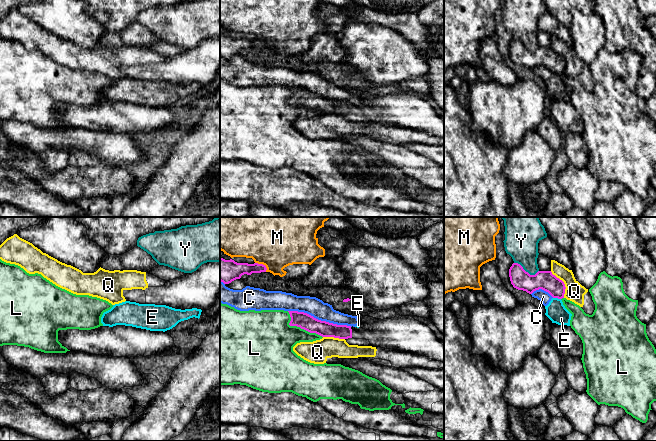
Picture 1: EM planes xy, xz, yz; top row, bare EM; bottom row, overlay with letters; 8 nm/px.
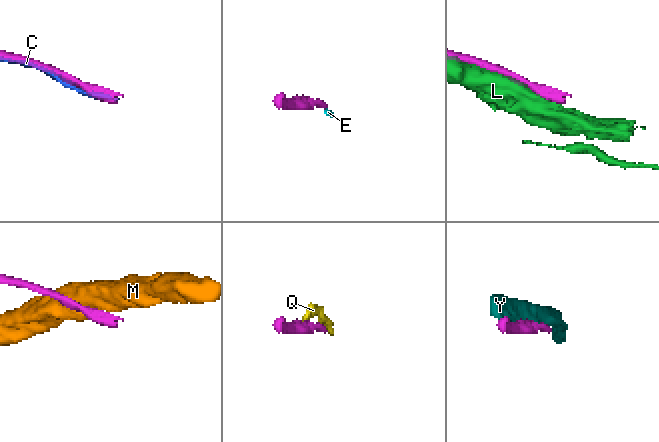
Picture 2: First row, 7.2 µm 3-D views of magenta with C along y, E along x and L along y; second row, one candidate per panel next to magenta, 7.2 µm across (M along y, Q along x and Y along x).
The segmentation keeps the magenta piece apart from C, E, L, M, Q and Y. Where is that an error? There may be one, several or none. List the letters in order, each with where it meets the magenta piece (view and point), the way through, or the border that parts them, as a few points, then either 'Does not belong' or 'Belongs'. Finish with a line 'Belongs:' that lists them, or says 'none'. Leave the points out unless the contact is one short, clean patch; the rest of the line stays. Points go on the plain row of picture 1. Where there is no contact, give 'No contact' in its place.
C: Touches magenta at xz (320, 96). Does not belong
E: Touches magenta at yz (557, 73). Boundary: yz (553, 73), (560, 75). Does not belong
L: Touches magenta at xz (299, 102). Does not belong
M: Touches magenta at xz (262, 40). Does not belong
Q: Touches magenta at yz (563, 59). Does not belong
Y: Touches magenta at yz (525, 47). Does not belong
Belongs: none

